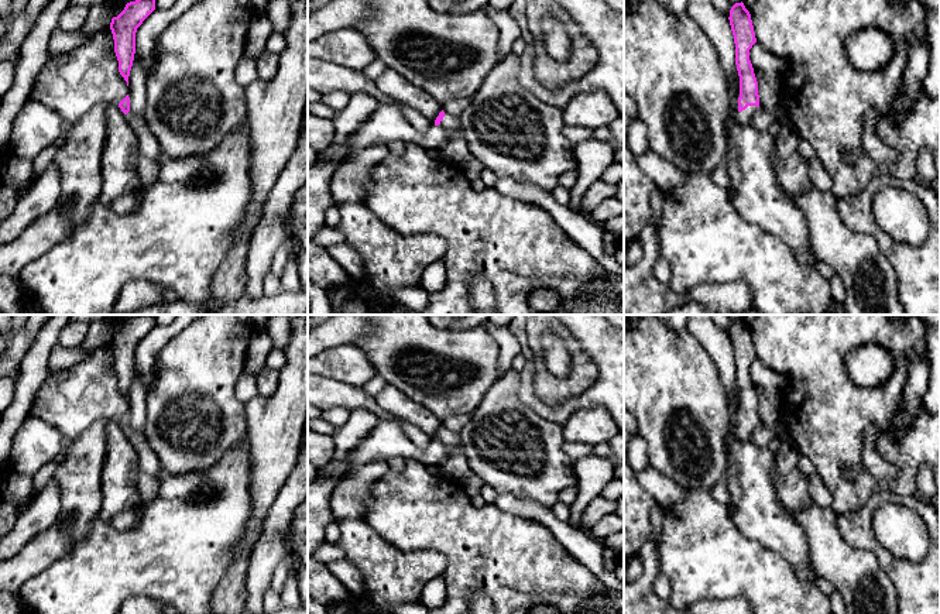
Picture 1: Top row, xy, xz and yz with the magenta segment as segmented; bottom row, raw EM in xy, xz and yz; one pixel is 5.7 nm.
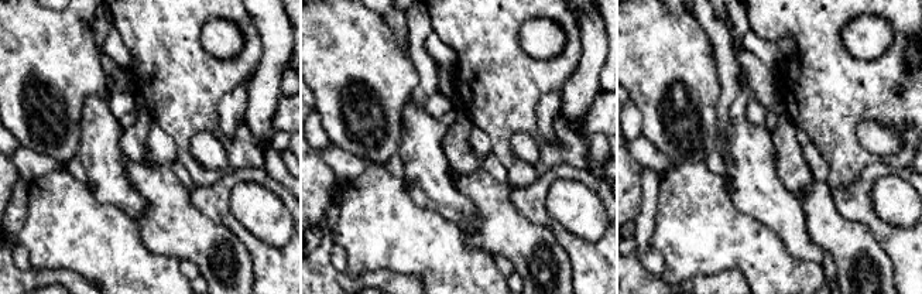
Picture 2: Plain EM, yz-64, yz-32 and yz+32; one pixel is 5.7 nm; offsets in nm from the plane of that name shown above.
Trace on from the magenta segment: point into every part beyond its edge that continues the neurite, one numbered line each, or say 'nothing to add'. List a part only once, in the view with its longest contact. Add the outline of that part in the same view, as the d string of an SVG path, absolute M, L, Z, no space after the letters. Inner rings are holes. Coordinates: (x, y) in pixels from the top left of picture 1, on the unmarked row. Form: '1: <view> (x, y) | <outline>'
1: yz (745, 432) | M748 422L742 428L737 428L735 436L740 440L752 440L754 433L758 431L759 423L757 422Z

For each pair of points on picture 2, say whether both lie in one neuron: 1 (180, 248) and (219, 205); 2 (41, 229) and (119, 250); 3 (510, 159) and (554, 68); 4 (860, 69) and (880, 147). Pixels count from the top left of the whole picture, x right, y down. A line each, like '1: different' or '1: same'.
1: different
2: same
3: same
4: different

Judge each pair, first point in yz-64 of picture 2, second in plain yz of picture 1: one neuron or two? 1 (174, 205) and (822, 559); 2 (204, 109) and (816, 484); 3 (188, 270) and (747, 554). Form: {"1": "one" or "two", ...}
{"1": "one", "2": "two", "3": "two"}

